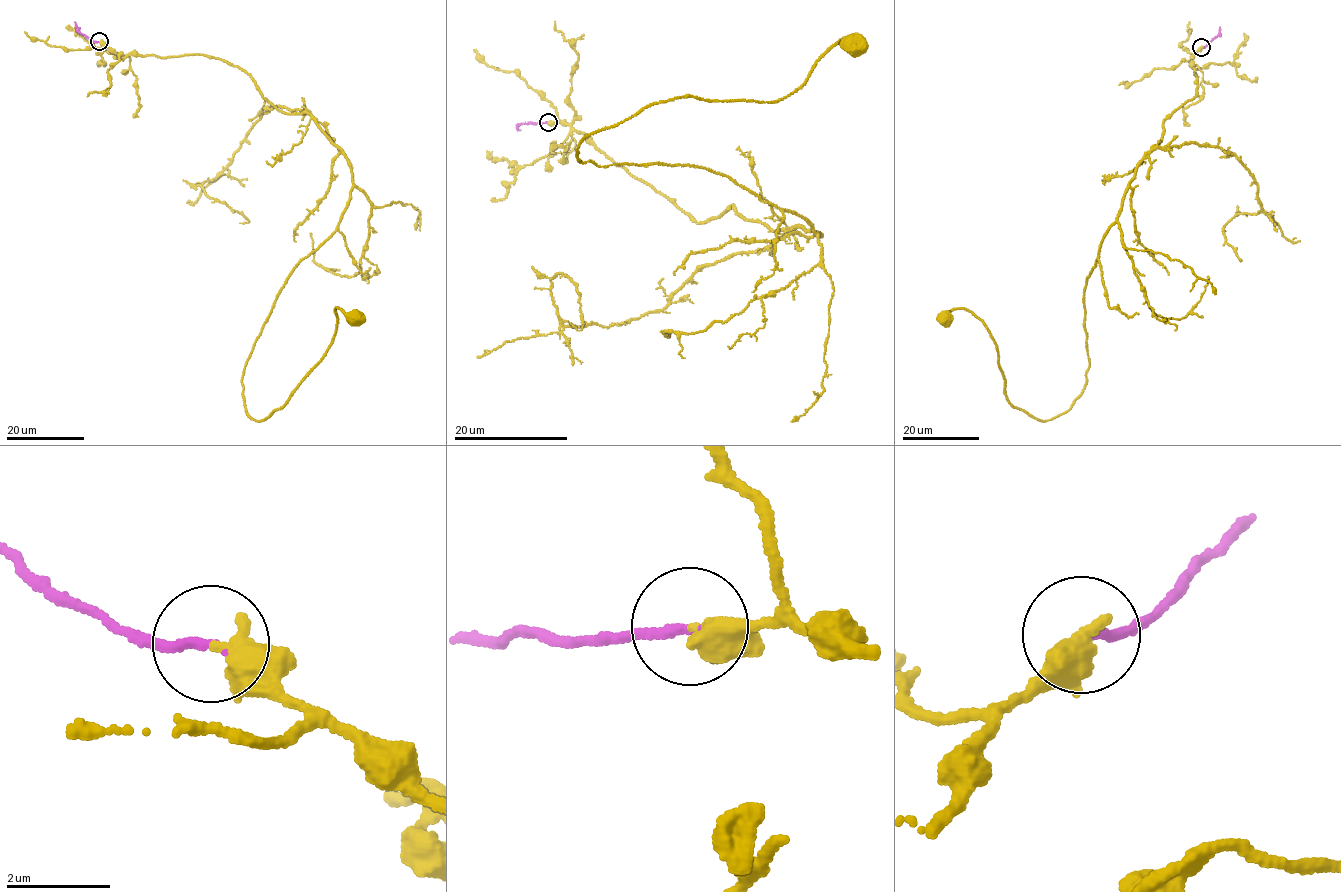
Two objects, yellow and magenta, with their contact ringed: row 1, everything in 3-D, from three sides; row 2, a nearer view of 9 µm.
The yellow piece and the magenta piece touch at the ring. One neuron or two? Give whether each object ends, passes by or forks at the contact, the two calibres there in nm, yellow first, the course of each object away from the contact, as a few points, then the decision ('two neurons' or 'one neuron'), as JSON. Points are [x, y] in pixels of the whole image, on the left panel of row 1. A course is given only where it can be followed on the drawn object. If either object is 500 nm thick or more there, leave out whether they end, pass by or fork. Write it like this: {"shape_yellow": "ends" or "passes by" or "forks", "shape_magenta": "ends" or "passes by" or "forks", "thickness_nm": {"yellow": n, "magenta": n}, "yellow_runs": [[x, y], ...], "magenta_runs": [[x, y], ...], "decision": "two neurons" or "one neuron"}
{"shape_yellow": "ends", "shape_magenta": "ends", "thickness_nm": {"yellow": 440, "magenta": 170}, "yellow_runs": [[99, 42], [238, 66], [351, 168], [337, 229], [244, 369], [252, 419], [318, 362], [337, 307], [358, 317]], "magenta_runs": [[99, 42], [79, 32], [74, 22]], "decision": "one neuron"}

